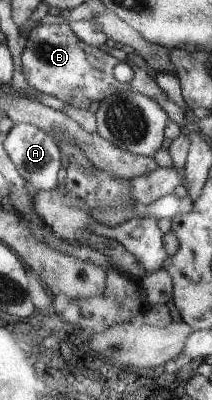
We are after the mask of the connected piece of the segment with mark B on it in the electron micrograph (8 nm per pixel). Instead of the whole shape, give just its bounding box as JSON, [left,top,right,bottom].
[21,23,185,128]

